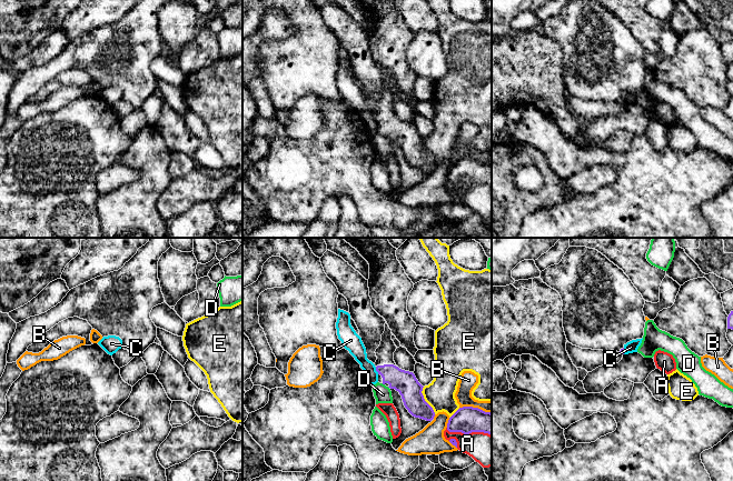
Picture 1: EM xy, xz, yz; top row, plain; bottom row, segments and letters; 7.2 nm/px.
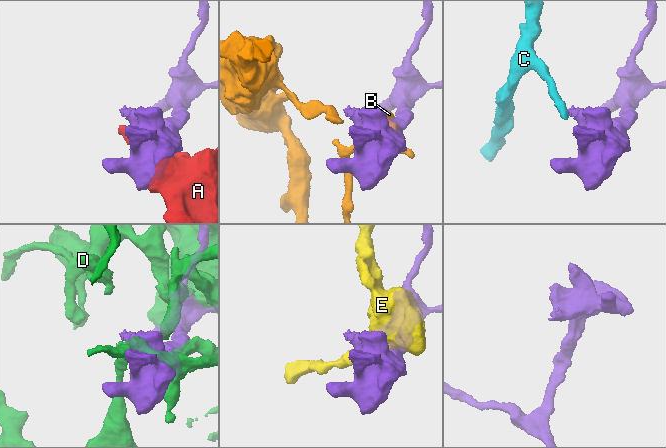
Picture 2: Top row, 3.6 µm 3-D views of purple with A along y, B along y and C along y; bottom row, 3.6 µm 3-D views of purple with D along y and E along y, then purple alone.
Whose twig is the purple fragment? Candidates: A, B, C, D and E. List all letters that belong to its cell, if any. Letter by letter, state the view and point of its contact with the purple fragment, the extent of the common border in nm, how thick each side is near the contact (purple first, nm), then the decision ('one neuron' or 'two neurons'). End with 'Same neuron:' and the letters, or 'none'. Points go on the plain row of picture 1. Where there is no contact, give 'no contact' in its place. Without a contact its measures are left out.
A: xz (468, 184) | 340 nm | 190/220 nm | two neurons
B: xz (448, 173) | 80 nm | 190/200 nm | two neurons
C: xz (376, 121) | 60 nm | 170/120 nm | two neurons
D: no contact | two neurons
E: xz (424, 151) | 220 nm | 170/220 nm | two neurons
Same neuron: none

